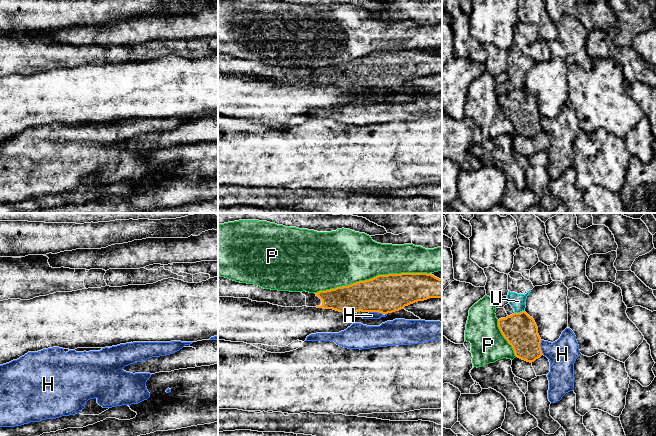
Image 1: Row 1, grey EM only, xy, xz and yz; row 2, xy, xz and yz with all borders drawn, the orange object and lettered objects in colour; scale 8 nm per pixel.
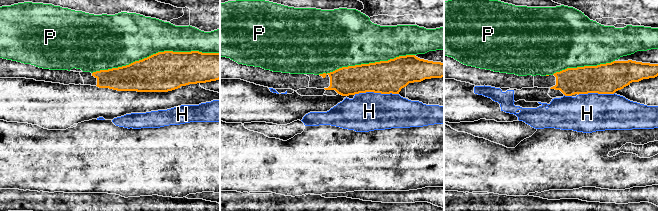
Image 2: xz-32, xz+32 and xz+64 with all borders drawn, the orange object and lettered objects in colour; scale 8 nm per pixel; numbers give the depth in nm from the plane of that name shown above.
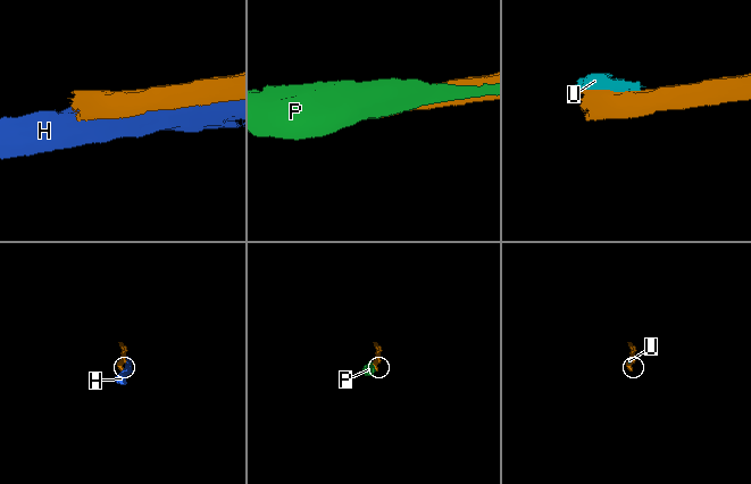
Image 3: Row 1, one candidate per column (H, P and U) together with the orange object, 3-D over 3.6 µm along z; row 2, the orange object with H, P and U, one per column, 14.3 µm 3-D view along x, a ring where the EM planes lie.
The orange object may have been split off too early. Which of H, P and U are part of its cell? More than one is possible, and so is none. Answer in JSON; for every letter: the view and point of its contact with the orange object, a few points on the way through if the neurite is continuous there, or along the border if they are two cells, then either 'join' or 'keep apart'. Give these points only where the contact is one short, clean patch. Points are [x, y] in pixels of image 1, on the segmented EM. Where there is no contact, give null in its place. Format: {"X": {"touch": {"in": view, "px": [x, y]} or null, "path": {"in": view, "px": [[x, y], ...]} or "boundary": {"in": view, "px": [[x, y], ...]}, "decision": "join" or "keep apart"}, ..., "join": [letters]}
{"H": {"touch": {"in": "yz", "px": [540, 347]}, "decision": "keep apart"}, "P": {"touch": {"in": "xz", "px": [372, 278]}, "decision": "keep apart"}, "U": {"touch": {"in": "yz", "px": [520, 312]}, "decision": "keep apart"}, "join": []}

